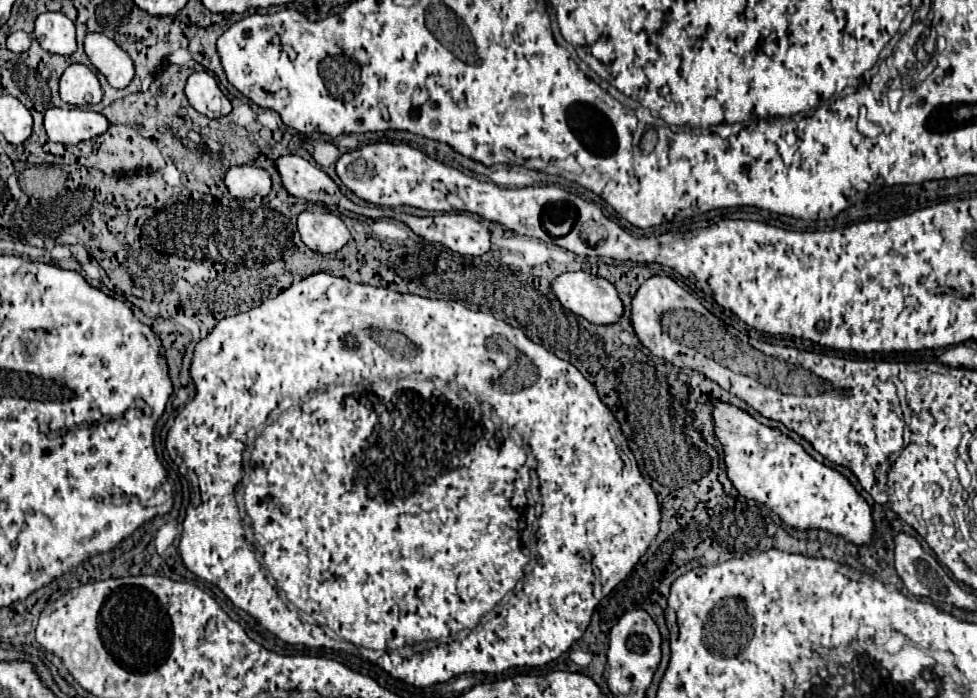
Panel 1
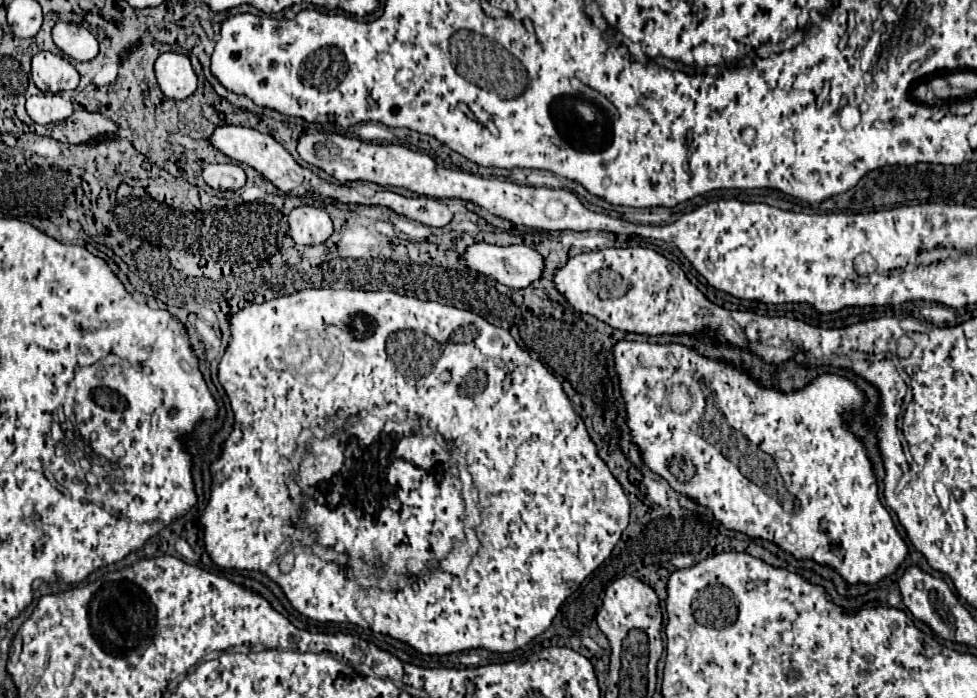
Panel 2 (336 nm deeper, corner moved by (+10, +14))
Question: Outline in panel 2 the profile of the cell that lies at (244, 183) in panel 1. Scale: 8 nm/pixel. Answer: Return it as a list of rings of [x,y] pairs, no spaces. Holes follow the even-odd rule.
[[[206,164],[202,178],[216,190],[238,190],[246,184],[246,174],[238,164]]]

